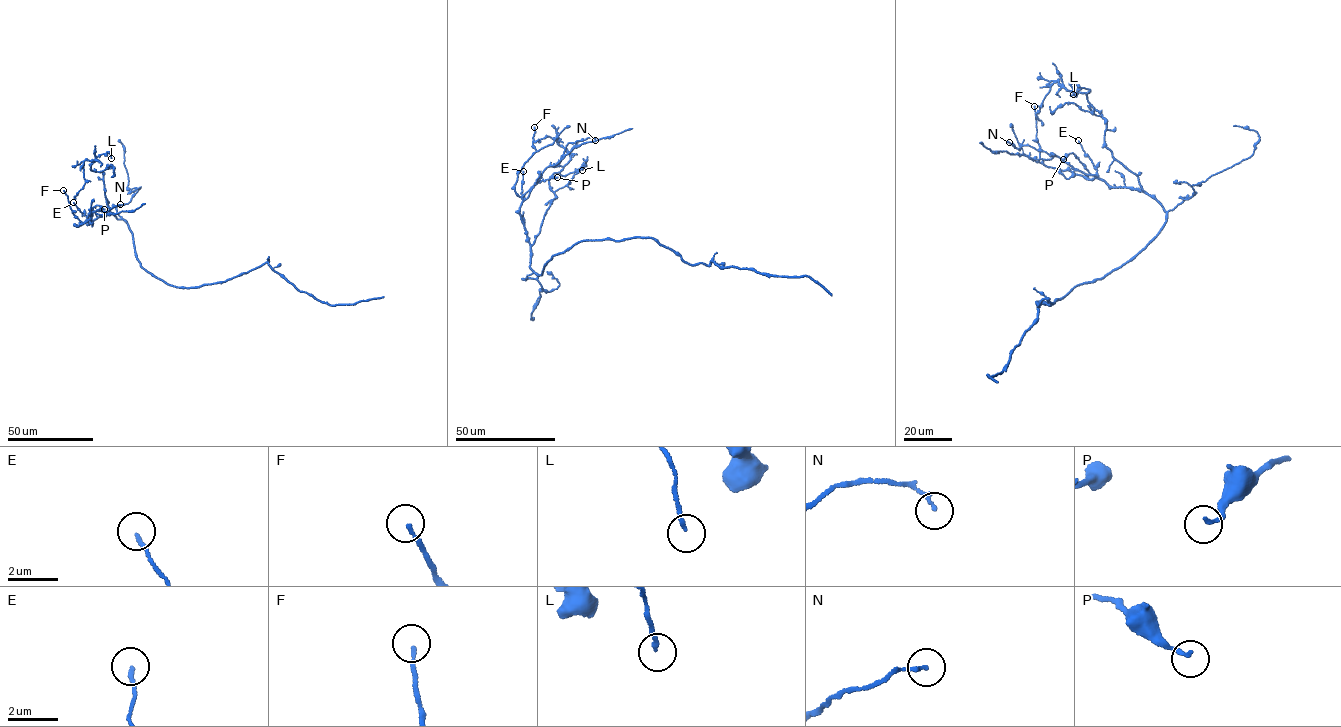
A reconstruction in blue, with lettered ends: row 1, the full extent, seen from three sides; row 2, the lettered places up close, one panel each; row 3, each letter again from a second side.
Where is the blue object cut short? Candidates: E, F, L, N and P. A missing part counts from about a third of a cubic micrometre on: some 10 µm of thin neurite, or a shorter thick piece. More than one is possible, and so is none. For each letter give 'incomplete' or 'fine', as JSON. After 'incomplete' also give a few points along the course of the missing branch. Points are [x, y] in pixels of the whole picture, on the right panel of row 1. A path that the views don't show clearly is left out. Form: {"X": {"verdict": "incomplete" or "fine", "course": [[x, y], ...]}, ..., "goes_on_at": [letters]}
{"E": {"verdict": "fine"}, "F": {"verdict": "incomplete"}, "L": {"verdict": "fine"}, "N": {"verdict": "fine"}, "P": {"verdict": "fine"}, "goes_on_at": ["F"]}

